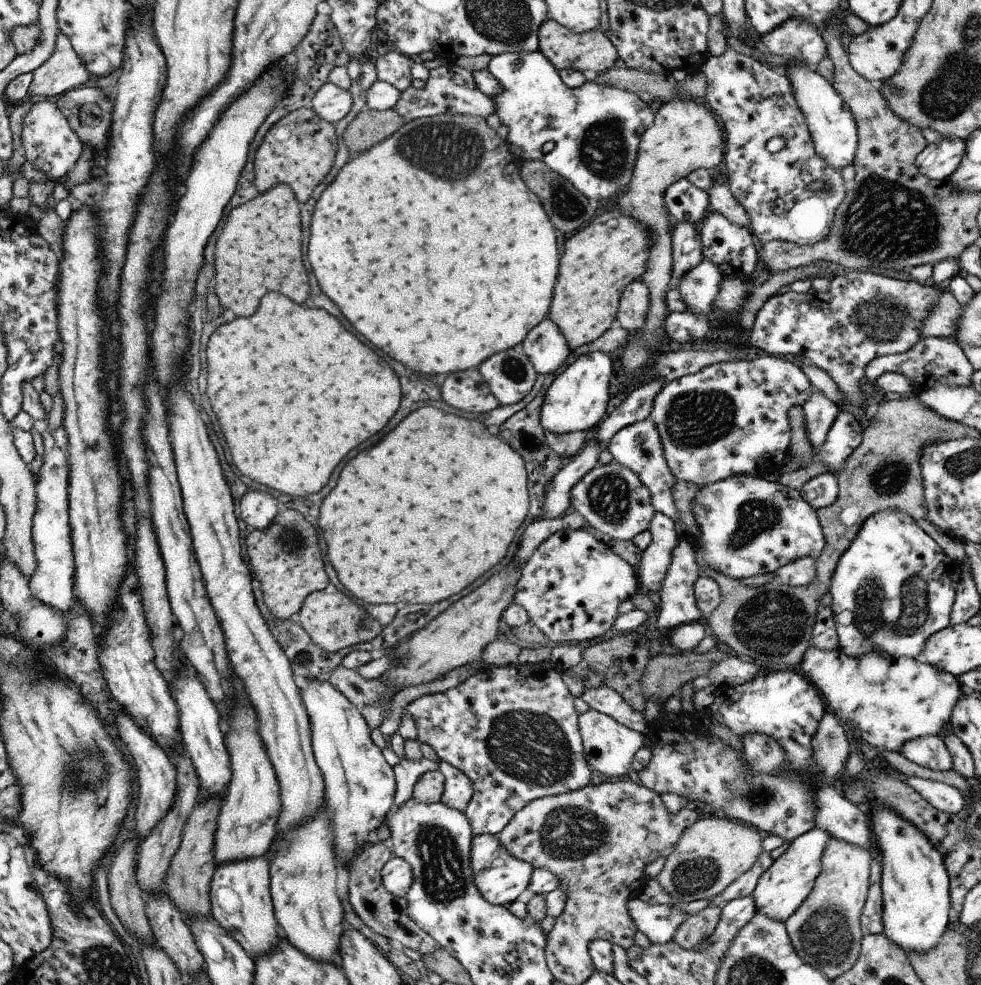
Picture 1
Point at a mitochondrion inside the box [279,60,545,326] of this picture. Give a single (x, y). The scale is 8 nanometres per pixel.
(443, 150)

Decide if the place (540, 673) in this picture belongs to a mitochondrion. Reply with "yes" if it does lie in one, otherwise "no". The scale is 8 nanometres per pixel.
no

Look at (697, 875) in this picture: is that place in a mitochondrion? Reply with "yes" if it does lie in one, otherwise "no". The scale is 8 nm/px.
yes

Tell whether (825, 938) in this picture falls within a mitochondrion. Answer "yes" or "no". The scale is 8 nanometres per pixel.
yes

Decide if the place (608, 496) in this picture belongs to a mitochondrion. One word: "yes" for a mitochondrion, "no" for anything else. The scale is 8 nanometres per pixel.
yes

